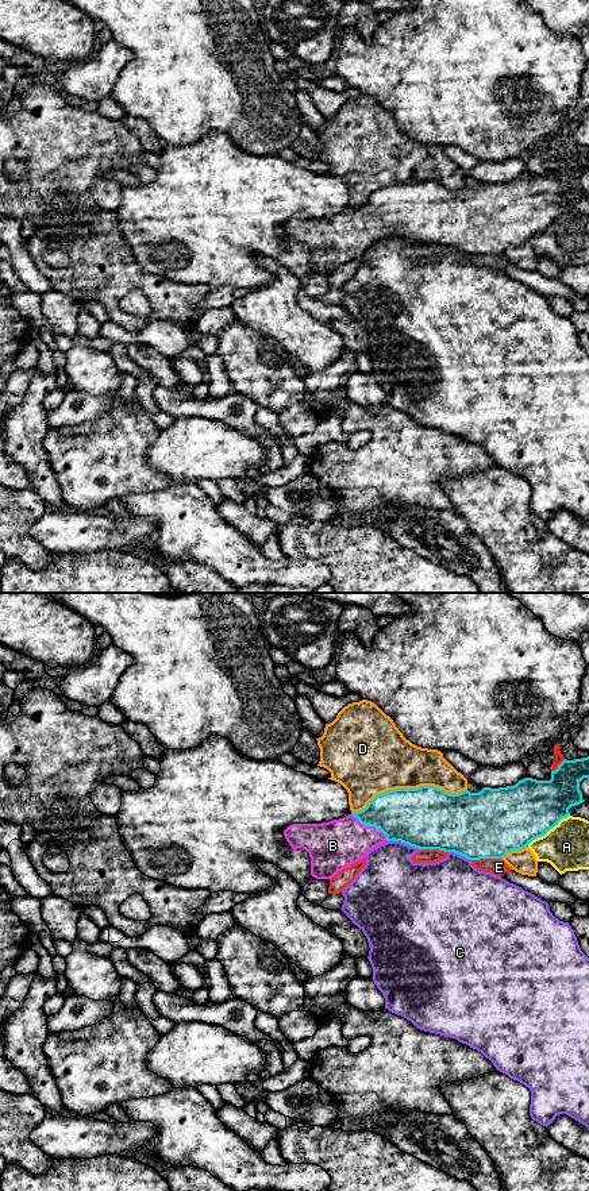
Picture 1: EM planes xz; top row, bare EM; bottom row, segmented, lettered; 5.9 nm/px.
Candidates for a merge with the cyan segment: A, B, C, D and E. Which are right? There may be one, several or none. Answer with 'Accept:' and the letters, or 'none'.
Accept: B

